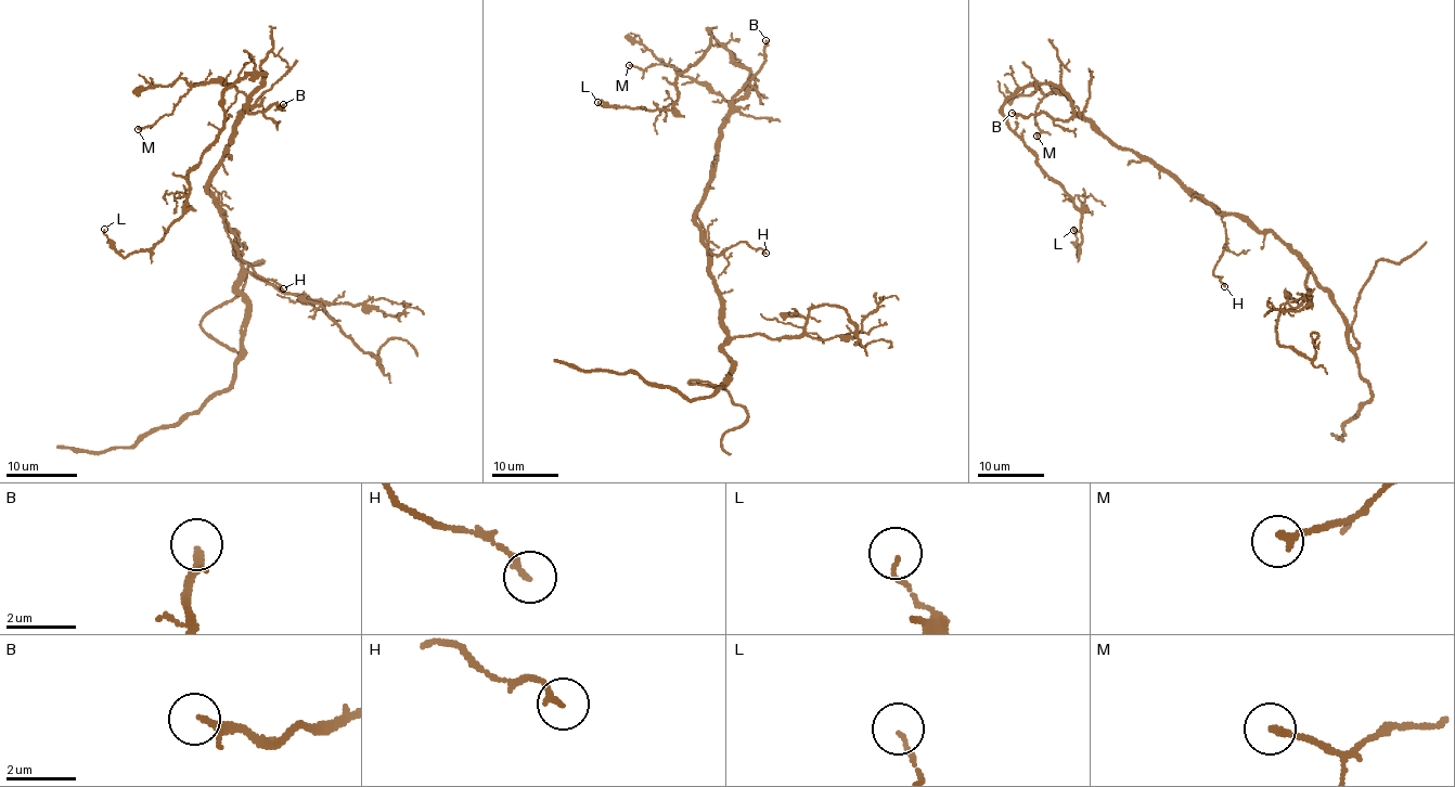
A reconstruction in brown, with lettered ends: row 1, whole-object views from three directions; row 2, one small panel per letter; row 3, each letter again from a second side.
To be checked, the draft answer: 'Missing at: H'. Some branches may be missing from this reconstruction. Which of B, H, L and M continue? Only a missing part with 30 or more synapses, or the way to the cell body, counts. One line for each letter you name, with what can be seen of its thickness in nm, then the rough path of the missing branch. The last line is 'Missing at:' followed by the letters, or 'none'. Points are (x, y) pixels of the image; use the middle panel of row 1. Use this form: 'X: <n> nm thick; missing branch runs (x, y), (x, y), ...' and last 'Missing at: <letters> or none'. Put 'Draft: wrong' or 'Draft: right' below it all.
Missing at: none
Draft: wrong

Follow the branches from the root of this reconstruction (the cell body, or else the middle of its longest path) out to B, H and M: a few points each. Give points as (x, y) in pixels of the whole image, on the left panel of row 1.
B: (211, 176), (230, 143), (233, 124), (244, 110), (264, 112), (270, 104), (281, 108), (283, 104)
H: (211, 176), (210, 184), (221, 202), (224, 231), (236, 254), (258, 274), (274, 280), (283, 288)
M: (211, 176), (230, 143), (236, 115), (245, 103), (245, 95), (230, 84), (194, 85), (171, 114), (138, 129)

